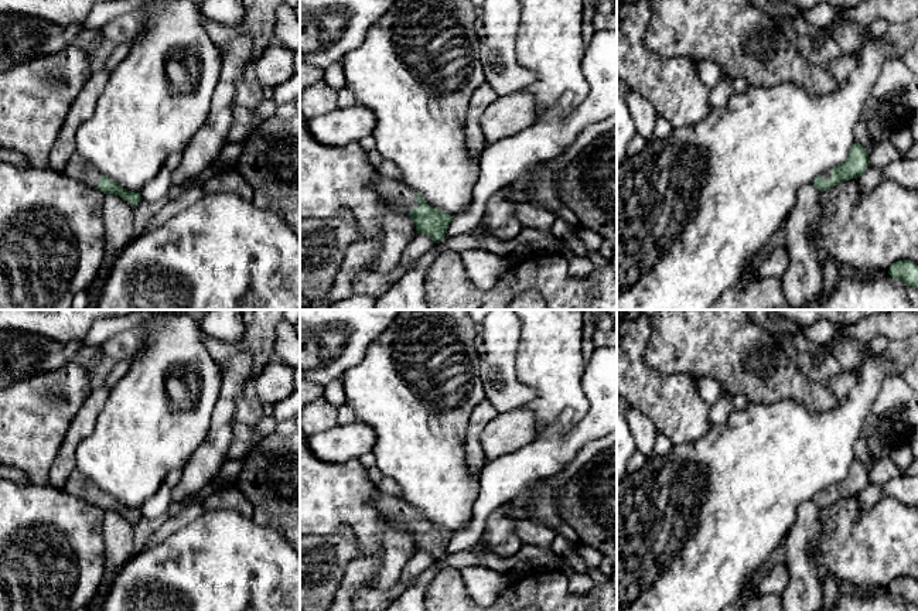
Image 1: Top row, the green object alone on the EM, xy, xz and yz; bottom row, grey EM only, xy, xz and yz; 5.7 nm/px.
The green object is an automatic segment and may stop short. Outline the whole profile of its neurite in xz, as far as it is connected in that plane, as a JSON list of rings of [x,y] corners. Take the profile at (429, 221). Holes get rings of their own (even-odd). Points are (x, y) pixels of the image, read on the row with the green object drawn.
[[[378,174],[375,190],[400,214],[409,212],[417,233],[427,235],[434,243],[444,239],[453,216],[430,206],[426,199],[405,185]]]

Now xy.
[[[75,151],[69,157],[62,173],[69,178],[83,182],[88,187],[98,188],[103,194],[119,195],[120,198],[129,201],[136,208],[143,199],[139,192],[130,192],[122,188],[119,184],[113,182],[109,177],[102,175],[78,151]]]

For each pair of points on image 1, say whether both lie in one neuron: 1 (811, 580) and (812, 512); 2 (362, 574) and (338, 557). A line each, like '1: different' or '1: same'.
1: same
2: different

